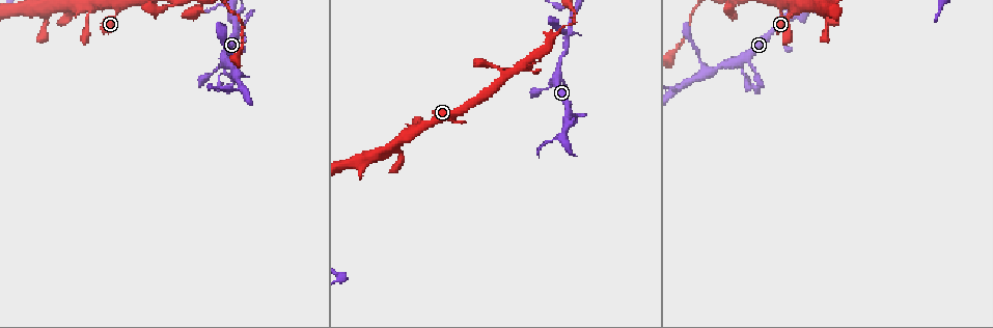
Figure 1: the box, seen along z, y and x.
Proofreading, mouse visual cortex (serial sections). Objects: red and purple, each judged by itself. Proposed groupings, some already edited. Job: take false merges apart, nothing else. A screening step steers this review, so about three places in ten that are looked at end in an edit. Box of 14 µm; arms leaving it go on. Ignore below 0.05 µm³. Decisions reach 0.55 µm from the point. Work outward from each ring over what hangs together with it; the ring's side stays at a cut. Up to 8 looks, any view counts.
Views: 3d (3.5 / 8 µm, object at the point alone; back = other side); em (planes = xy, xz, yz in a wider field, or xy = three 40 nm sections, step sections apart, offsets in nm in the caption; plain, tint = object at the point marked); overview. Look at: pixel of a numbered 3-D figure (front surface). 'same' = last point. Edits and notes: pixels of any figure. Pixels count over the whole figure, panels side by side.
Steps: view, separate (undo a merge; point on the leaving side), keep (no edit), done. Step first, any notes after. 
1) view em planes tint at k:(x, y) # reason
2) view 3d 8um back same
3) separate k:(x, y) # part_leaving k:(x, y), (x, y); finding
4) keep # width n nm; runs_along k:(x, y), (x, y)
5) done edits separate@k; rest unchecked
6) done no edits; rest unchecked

view 3d 8um at 1:(485, 63) # sharp bend

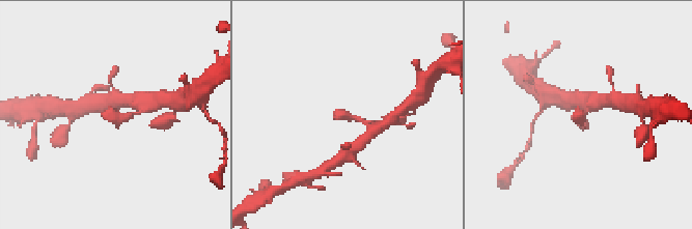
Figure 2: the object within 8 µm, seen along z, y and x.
view em xy step 2 tint at 2:(118, 119) # now the EM

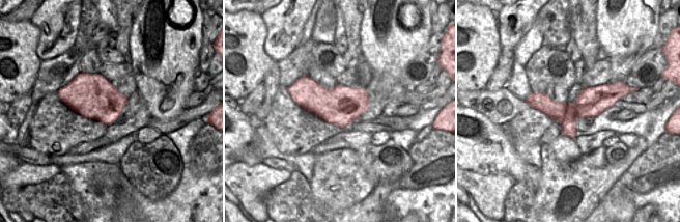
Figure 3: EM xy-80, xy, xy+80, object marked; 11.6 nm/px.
keep # runs_along 2:(372, 125), (333, 113); all the same cell

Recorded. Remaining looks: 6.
view 3d 8um at 1:(227, 60) # abrupt turn

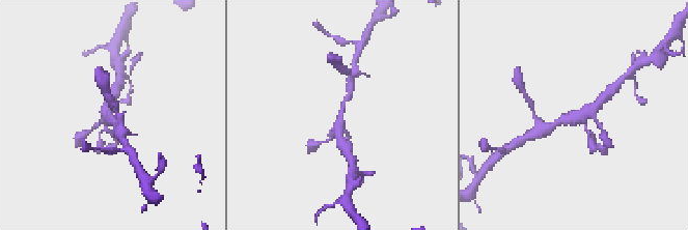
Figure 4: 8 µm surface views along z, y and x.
view em xy step 2 tint at 4:(581, 117)

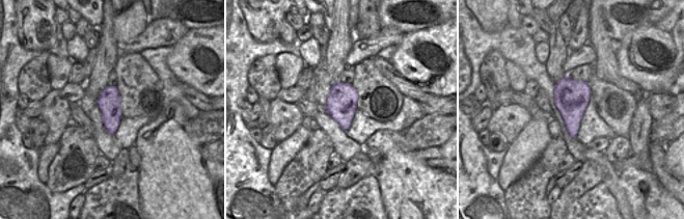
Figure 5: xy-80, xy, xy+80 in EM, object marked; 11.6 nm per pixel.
keep # runs_along 4:(605, 97), (578, 118), (556, 123); all the same cell

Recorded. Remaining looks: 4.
view 3d 3.5um back at 1:(576, 10) # abrupt turn

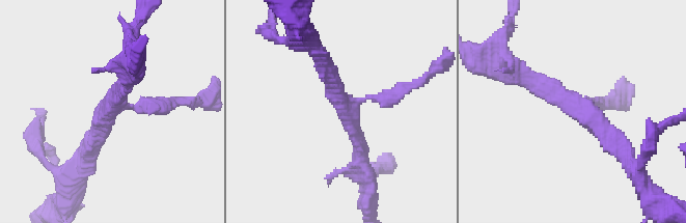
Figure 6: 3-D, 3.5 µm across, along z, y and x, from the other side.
view em xy step 5 tint at 6:(571, 104) # arms 3; arm_widths 200, 250, 250 nm

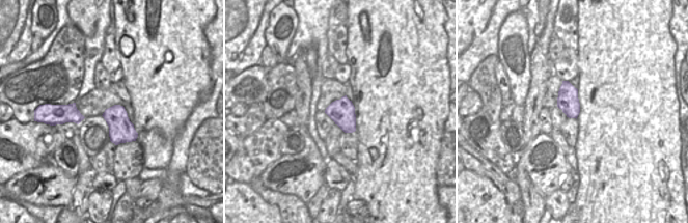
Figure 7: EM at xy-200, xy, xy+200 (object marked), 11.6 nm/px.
keep # runs_along 6:(516, 72), (572, 103), (614, 147); one cell here

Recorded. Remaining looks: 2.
done no edits; rest unchecked

